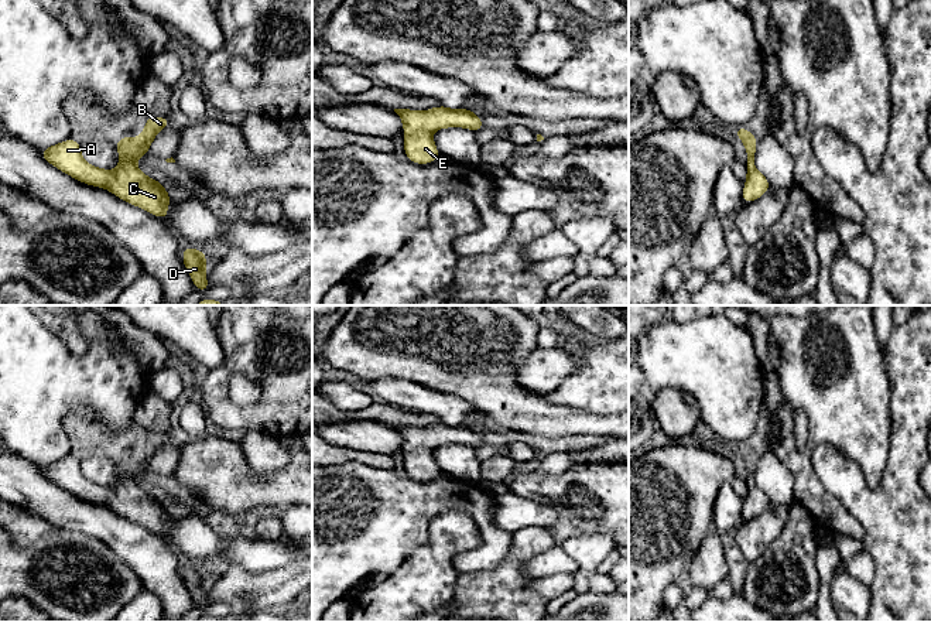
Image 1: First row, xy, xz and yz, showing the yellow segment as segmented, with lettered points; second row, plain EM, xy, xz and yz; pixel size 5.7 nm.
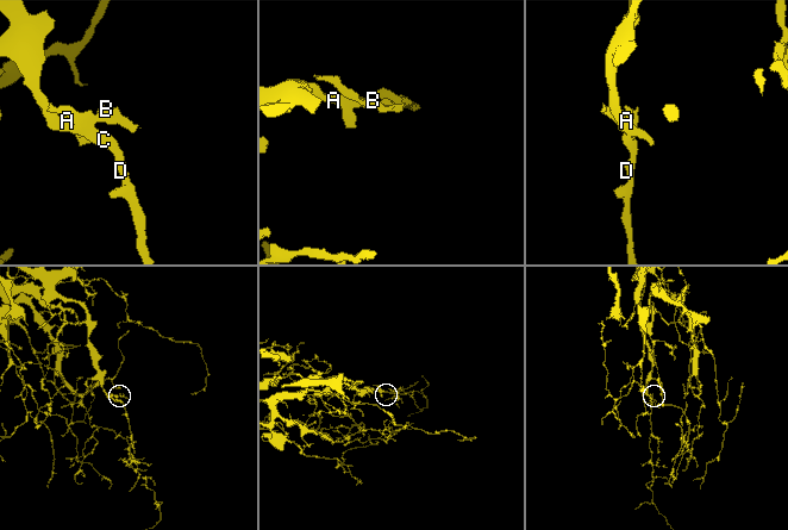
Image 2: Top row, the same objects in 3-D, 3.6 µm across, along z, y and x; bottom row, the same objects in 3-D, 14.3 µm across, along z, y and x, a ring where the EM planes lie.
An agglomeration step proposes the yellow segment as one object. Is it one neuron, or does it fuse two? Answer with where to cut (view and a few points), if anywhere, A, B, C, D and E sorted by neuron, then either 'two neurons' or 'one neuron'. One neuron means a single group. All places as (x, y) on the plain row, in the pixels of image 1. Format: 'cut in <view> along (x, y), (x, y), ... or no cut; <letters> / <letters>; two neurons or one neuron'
no cut; A B C D E; one neuron

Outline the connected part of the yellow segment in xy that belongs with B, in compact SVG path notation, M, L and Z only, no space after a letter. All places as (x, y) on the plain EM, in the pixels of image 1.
M148 433L138 457L133 452L123 452L119 459L113 459L120 472L117 485L113 488L86 479L81 469L81 459L72 455L42 465L40 469L47 479L72 495L92 503L102 503L130 522L165 537L167 523L174 516L161 499L143 491L136 483L136 478L147 472L157 450L167 442L171 442L168 434Z

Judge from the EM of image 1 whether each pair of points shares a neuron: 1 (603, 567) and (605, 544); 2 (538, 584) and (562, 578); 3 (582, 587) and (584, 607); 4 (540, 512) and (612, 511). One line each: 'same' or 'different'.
1: different
2: same
3: different
4: different

